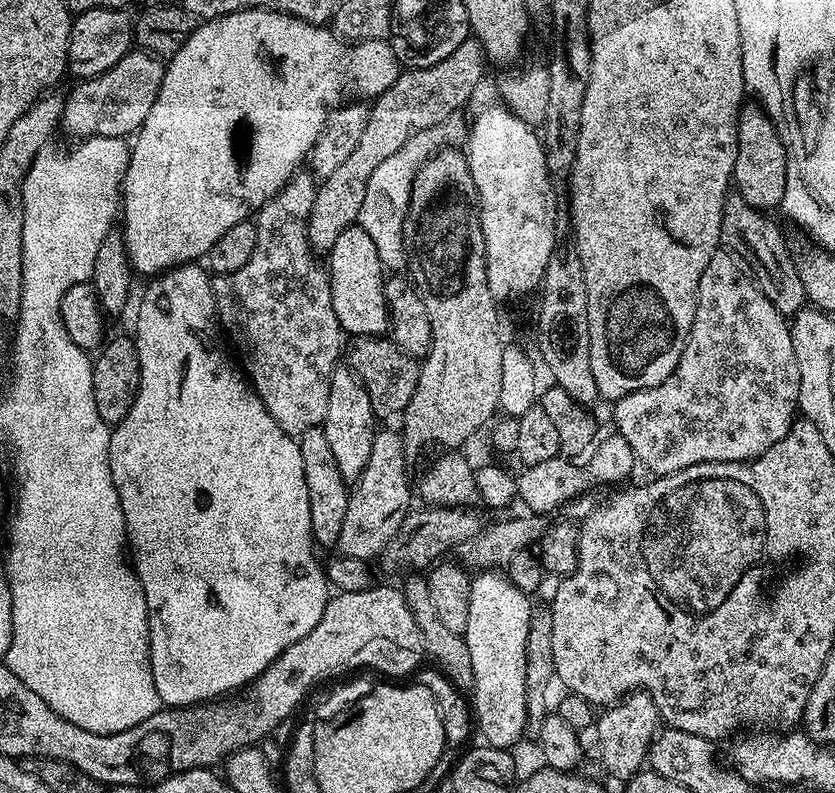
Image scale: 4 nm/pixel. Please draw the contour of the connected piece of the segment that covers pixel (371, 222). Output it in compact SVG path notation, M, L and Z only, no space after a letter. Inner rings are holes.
M429 130L410 137L402 150L397 150L390 154L390 158L378 162L378 170L374 170L374 174L370 174L370 182L366 182L366 199L362 202L358 223L362 230L366 230L366 234L370 234L385 269L400 270L405 267L404 223L412 197L412 183L428 157L437 151L436 134Z

